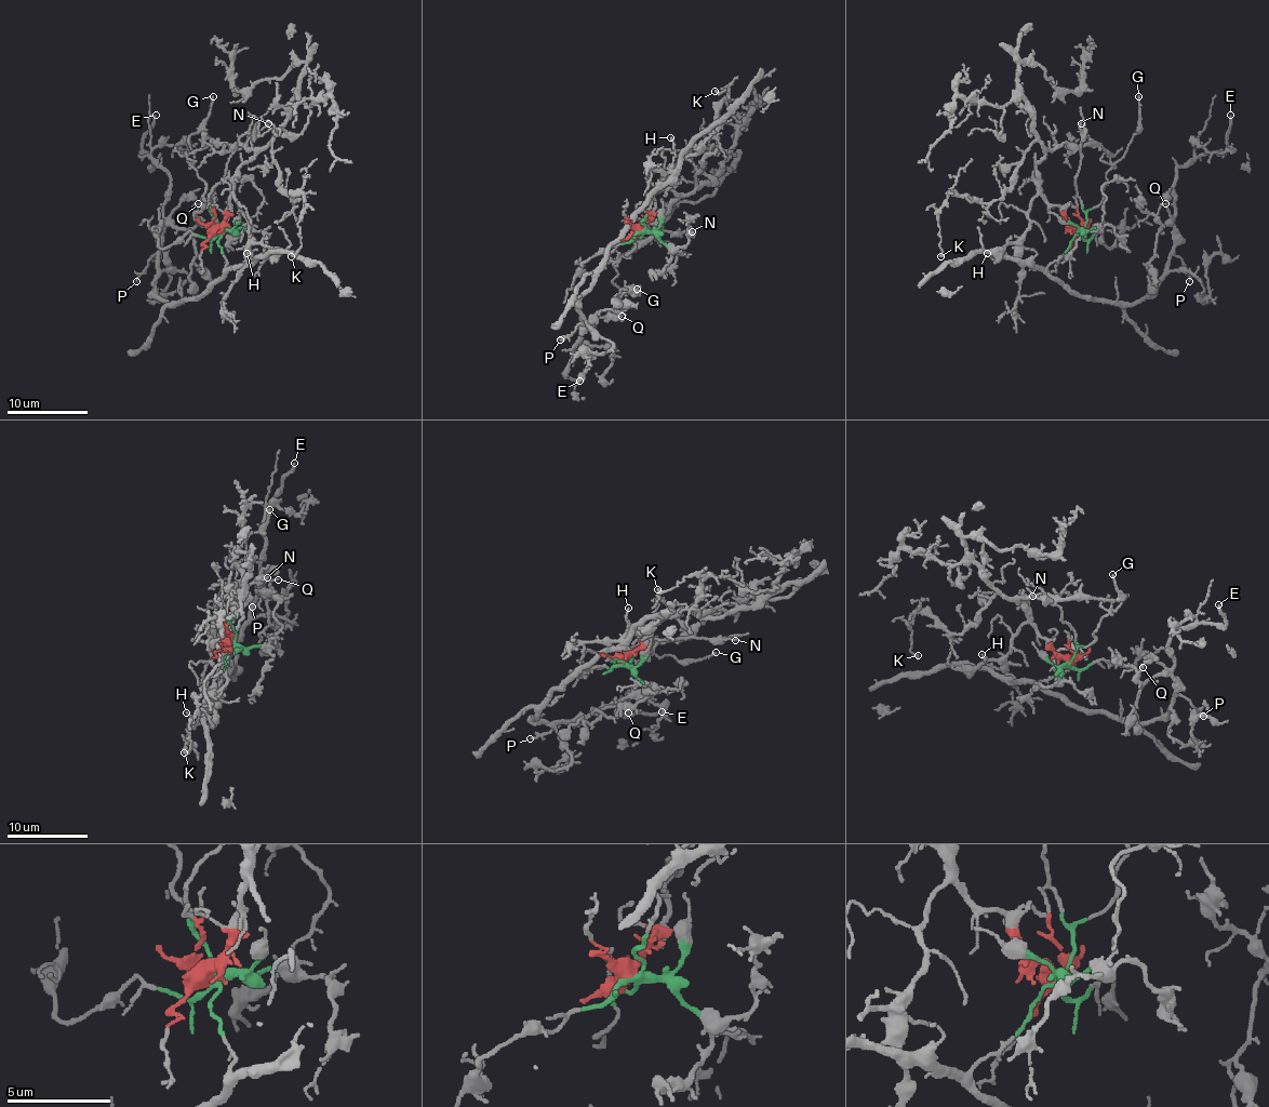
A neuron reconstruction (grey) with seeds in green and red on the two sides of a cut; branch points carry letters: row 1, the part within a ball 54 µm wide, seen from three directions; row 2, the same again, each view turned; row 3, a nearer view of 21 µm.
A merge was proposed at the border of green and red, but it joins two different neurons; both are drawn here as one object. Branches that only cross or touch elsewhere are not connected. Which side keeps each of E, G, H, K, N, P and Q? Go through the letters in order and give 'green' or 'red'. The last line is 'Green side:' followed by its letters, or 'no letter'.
E: green
G: green
H: red
K: red
N: green
P: green
Q: green
Green side: E, G, N, P, Q

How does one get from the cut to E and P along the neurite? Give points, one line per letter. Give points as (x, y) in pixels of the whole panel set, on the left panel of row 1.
E: (218, 231), (223, 276), (181, 304), (156, 293), (170, 177), (142, 150), (156, 115)
P: (218, 231), (226, 271), (202, 295), (181, 304), (164, 302), (156, 293), (156, 255), (136, 281)

